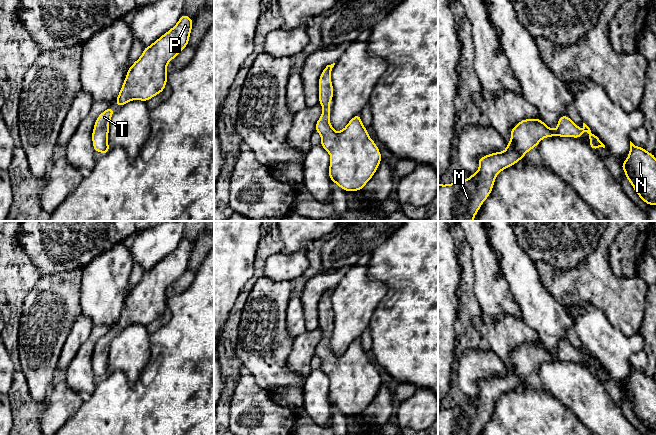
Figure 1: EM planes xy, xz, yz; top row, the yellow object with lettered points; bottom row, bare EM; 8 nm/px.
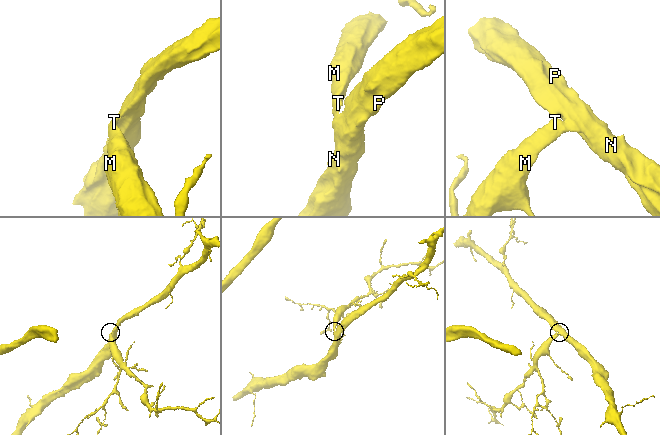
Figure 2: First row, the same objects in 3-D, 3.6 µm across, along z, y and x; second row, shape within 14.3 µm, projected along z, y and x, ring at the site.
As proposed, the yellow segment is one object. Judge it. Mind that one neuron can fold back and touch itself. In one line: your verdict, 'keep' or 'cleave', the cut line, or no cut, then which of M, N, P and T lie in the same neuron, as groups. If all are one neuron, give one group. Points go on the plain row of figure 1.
keep; no cut; M N P T

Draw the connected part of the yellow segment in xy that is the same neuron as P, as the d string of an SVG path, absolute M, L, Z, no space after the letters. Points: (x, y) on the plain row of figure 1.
M183 238L177 248L145 271L142 279L129 291L115 324L122 331L132 324L147 326L162 317L167 308L167 288L189 268L193 244Z

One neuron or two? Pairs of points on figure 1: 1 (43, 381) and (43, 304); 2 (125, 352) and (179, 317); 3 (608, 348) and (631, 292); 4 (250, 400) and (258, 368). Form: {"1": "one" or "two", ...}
{"1": "one", "2": "two", "3": "two", "4": "two"}

